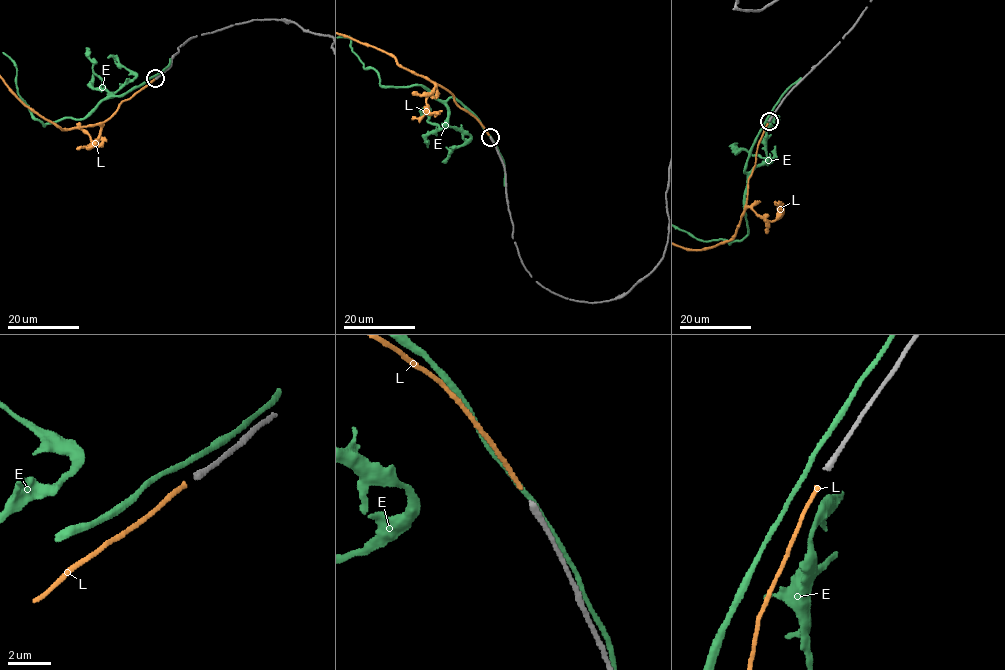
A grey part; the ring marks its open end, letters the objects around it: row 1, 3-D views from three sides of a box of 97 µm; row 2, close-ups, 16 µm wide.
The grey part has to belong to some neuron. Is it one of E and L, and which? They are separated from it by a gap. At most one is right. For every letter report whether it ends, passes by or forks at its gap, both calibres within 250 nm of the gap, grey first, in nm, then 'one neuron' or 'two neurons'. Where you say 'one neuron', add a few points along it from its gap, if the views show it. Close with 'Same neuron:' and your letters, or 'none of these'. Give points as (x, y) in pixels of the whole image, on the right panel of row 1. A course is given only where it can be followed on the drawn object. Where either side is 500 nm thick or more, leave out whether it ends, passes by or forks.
E: it passes by; calibres 280 and 220 nm; two neurons
L: it ends; calibres 280 and 190 nm; one neuron
Same neuron: L

